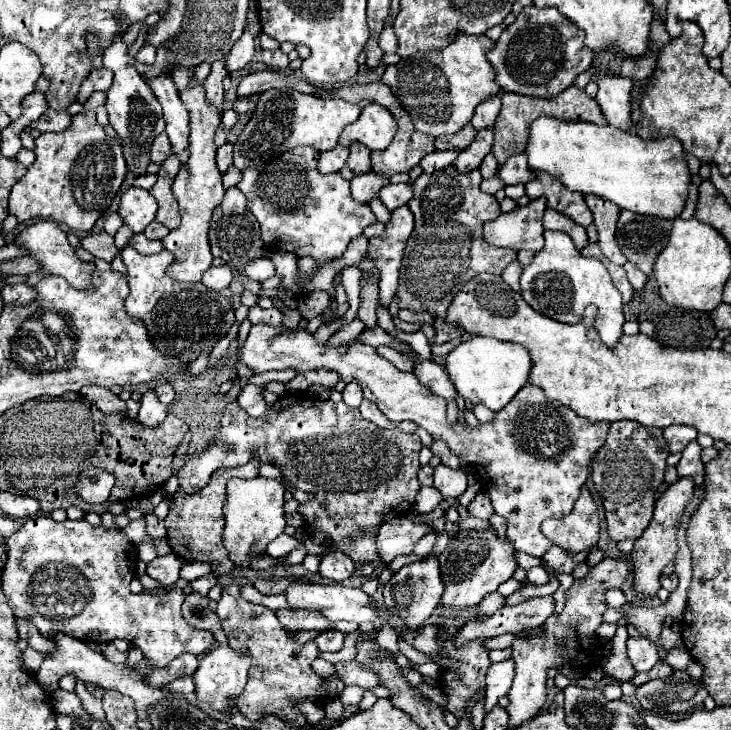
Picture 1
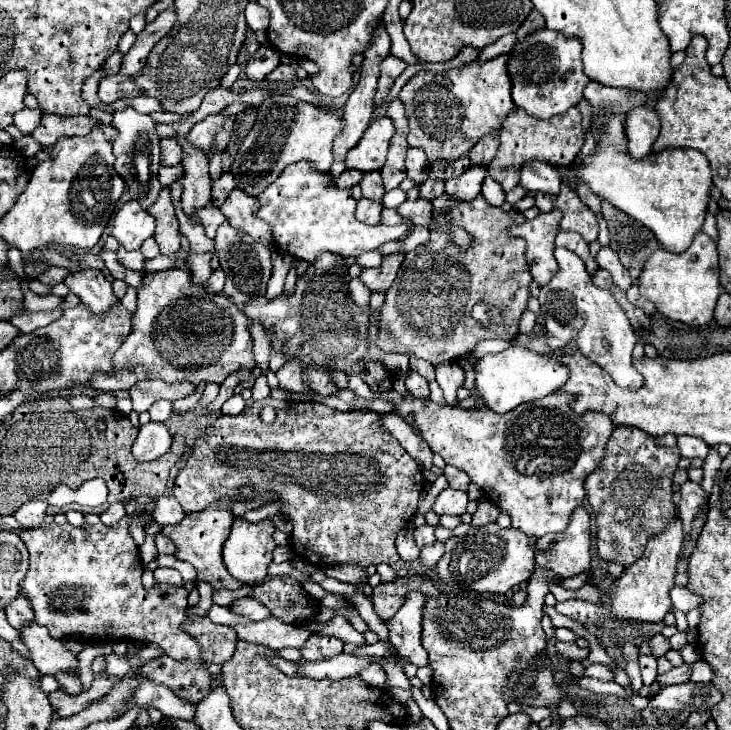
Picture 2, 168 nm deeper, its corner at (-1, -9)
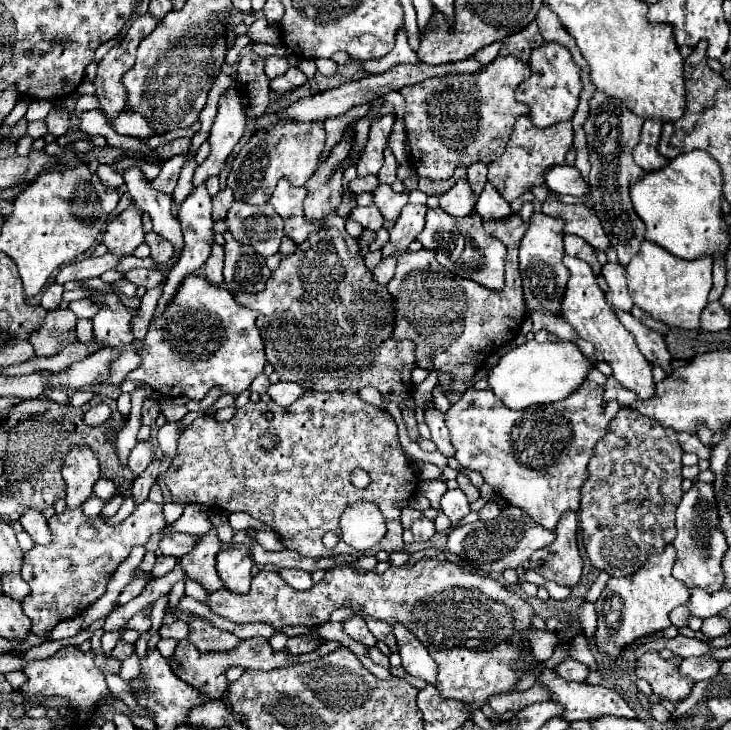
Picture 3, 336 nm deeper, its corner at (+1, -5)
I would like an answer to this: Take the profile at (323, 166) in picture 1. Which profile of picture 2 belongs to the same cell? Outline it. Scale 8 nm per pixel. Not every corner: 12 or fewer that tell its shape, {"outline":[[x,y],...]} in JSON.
{"outline":[[345,170],[337,188],[353,188],[361,182],[363,172]]}

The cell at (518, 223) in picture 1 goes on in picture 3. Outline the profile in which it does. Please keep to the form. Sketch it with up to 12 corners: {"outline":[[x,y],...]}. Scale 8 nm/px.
{"outline":[[535,212],[519,248],[529,312],[553,314],[567,284],[565,220]]}

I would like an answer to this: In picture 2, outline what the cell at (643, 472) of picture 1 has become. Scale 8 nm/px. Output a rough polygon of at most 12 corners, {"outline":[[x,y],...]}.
{"outline":[[615,426],[585,480],[623,568],[677,518],[677,436]]}

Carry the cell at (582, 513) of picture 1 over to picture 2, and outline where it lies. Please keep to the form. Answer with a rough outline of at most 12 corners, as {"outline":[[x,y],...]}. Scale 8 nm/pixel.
{"outline":[[591,518],[569,526],[535,544],[535,564],[571,578],[589,572]]}

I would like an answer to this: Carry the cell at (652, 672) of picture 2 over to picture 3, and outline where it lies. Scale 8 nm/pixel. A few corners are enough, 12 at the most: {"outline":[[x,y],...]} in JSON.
{"outline":[[657,652],[637,660],[637,678],[655,694],[675,702],[693,680],[679,676],[679,656],[663,660]]}

